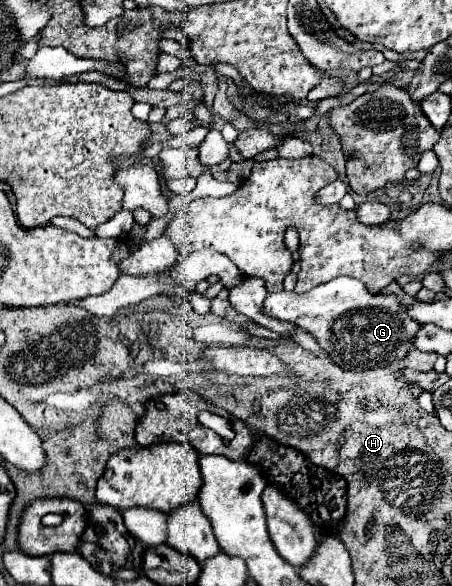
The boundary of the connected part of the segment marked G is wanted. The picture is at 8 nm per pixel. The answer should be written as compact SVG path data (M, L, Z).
M336 278L308 292L276 292L264 302L268 316L292 322L310 332L322 350L330 354L336 366L350 372L378 368L378 360L386 364L404 358L414 346L412 340L422 328L420 322L406 314L400 298L394 294L372 294L356 278Z

